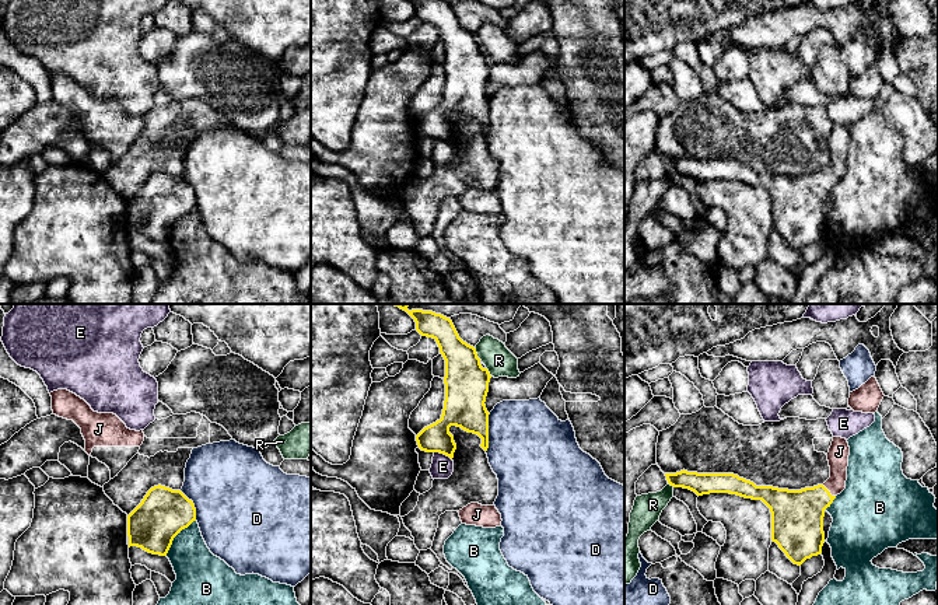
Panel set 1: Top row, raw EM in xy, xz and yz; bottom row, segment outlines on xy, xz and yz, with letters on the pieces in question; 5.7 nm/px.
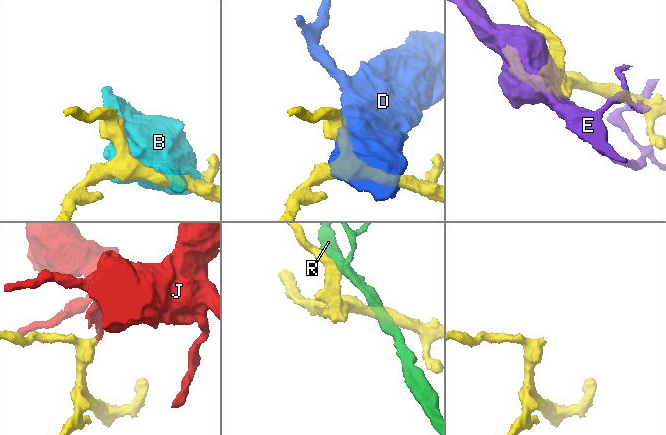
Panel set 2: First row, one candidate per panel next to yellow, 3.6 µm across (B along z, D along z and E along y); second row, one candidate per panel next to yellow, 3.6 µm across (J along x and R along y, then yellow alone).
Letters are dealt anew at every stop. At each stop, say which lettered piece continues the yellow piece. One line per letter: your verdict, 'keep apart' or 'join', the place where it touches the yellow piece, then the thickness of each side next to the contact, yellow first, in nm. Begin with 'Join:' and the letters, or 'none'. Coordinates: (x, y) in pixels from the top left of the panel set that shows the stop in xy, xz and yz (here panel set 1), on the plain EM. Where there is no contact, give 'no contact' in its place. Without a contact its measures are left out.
Join: J
B: keep apart | xy (175, 221) | 280/260 nm
D: keep apart | xz (487, 119) | 240/460 nm
E: keep apart | xz (443, 139) | 160/130 nm
J: join | yz (829, 178) | 300/120 nm
R: keep apart | xz (476, 39) | 260/170 nm

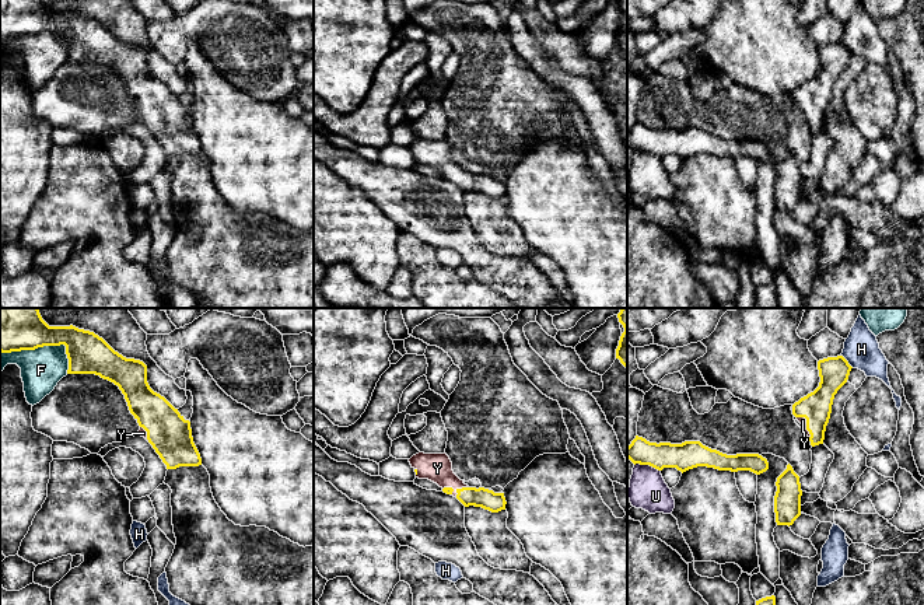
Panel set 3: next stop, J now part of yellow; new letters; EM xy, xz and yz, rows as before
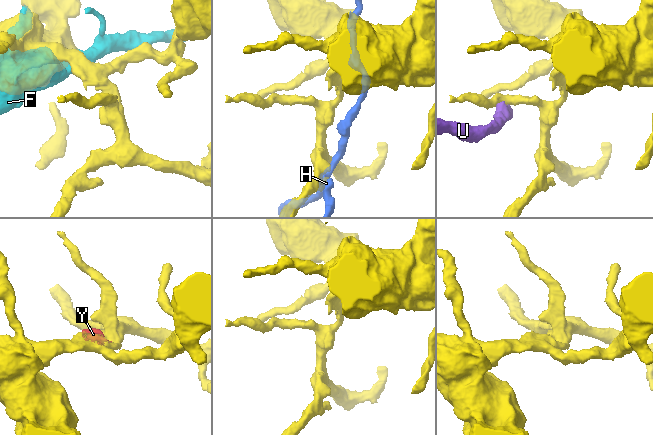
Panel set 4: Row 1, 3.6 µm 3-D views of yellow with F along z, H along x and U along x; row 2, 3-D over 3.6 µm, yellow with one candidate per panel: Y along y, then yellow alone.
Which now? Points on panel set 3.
Join: Y
F: keep apart | xy (44, 31) | 220/240 nm
H: keep apart | yz (847, 48) | 170/200 nm
U: keep apart | yz (647, 150) | 160/220 nm
Y: join | xz (457, 175) | 120/160 nm

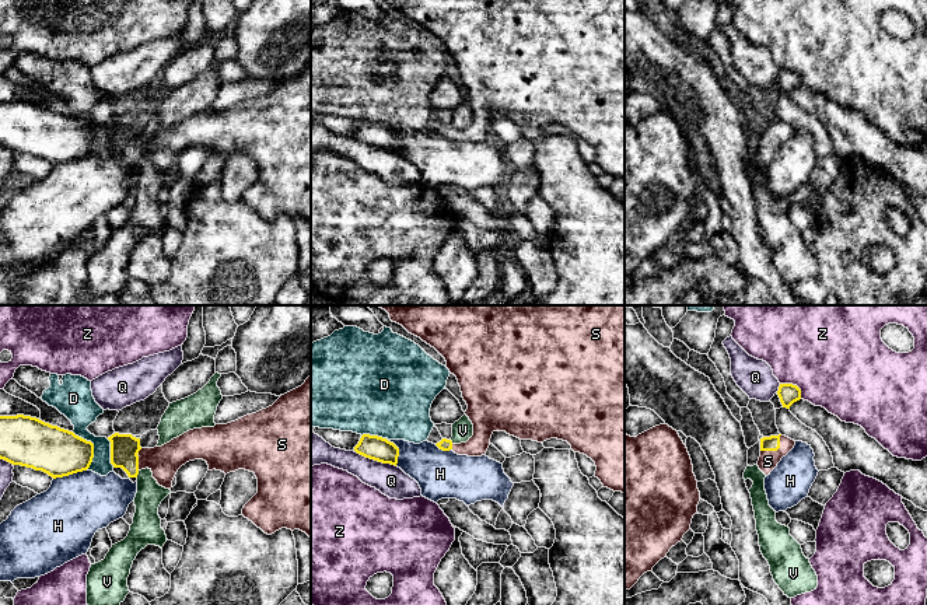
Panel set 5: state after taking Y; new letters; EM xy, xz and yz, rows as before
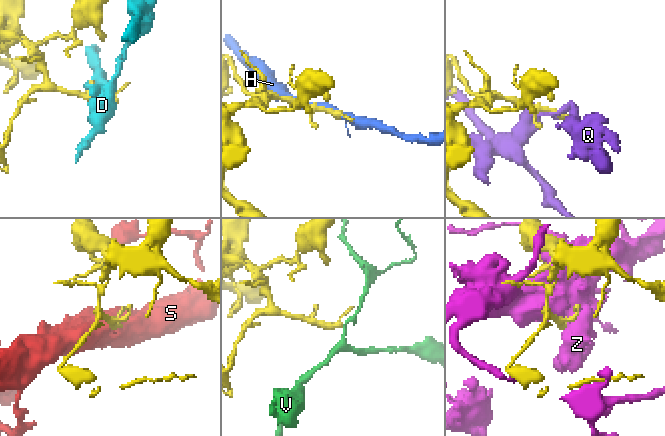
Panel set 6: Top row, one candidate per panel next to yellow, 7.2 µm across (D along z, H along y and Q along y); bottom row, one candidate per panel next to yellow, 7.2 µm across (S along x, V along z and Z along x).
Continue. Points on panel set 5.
Join: S
D: keep apart | xy (93, 132) | 280/190 nm
H: keep apart | xy (70, 160) | 280/380 nm
Q: keep apart | xz (375, 146) | 140/180 nm
S: join | yz (776, 136) | 90/110 nm
V: keep apart | xy (137, 160) | 160/150 nm
Z: keep apart | yz (794, 72) | 120/480 nm

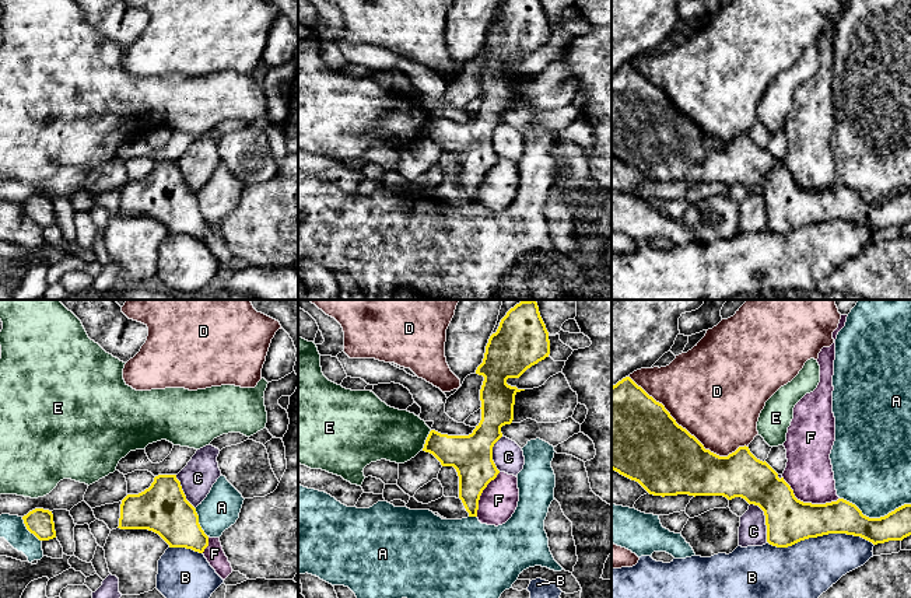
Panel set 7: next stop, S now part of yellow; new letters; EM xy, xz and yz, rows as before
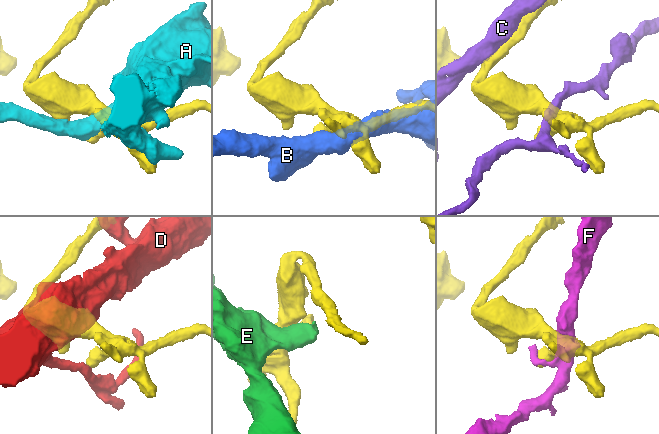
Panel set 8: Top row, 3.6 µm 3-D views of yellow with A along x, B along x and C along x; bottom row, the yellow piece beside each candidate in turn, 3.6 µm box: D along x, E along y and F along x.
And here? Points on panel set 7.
Join: none
A: keep apart | yz (875, 205) | 190/420 nm
B: keep apart | yz (820, 221) | 260/340 nm
C: keep apart | yz (766, 206) | 260/160 nm
D: keep apart | yz (686, 116) | 440/500 nm
E: keep apart | xz (426, 126) | 220/300 nm
F: keep apart | yz (808, 189) | 260/280 nm

